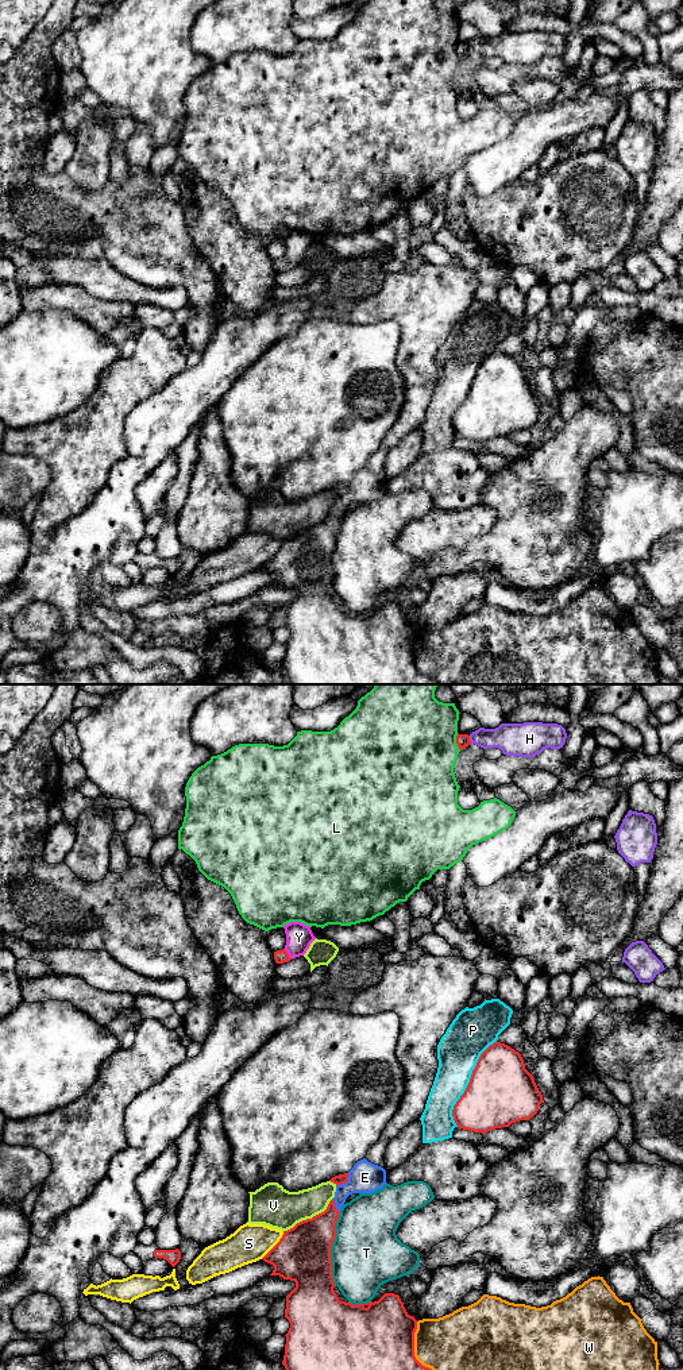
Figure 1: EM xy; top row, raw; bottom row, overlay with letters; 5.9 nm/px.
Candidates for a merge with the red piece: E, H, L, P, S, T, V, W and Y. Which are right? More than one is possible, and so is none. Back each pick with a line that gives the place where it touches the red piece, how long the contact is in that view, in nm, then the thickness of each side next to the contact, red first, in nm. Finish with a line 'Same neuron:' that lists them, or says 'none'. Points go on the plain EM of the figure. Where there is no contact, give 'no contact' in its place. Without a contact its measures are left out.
E: meets red in xy at (344, 491); contact 110 nm long; 60 nm thick on the red side, 190 nm on the other
Y: meets red in xy at (288, 263); contact 80 nm long; 80 nm thick on the red side, 160 nm on the other
Same neuron: E, Y

